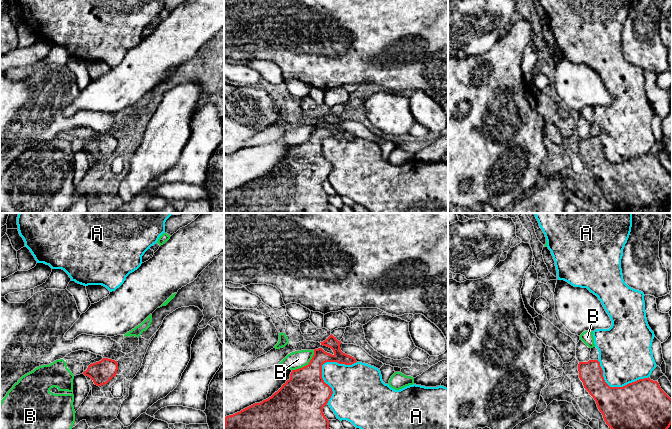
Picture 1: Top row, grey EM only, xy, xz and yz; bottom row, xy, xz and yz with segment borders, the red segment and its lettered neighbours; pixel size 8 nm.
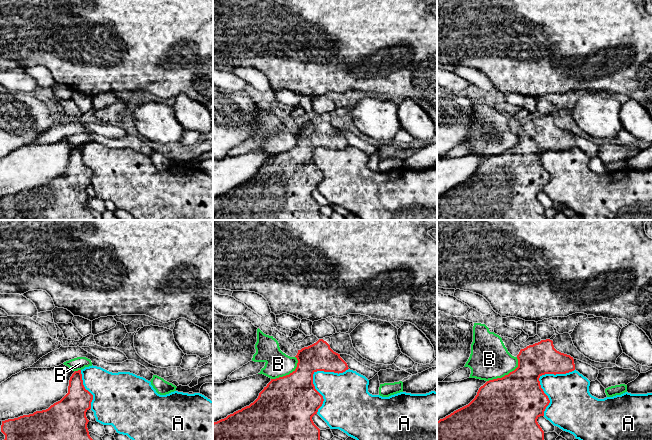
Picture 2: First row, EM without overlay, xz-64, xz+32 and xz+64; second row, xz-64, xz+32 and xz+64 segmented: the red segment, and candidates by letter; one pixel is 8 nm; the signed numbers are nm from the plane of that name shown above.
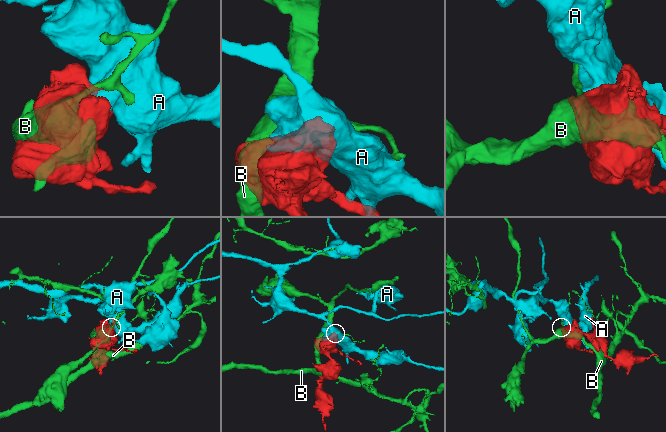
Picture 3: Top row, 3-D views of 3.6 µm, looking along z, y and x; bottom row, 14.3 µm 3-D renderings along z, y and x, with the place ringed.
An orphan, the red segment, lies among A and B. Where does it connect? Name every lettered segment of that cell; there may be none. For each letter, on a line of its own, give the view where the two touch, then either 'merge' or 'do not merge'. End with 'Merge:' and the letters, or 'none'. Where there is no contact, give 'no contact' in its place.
A: meets red in xz; do not merge
B: meets red in xz; do not merge
Merge: none

